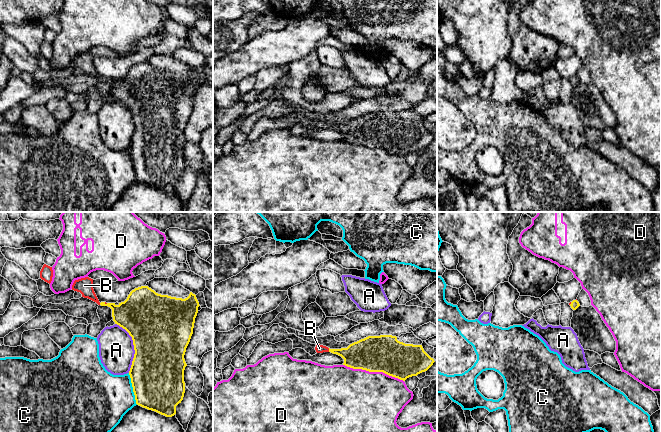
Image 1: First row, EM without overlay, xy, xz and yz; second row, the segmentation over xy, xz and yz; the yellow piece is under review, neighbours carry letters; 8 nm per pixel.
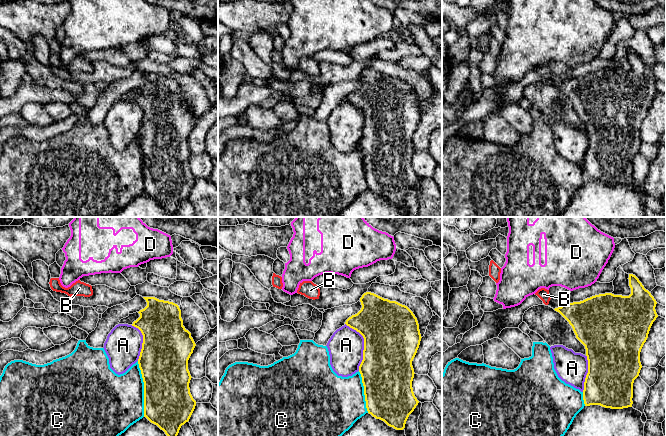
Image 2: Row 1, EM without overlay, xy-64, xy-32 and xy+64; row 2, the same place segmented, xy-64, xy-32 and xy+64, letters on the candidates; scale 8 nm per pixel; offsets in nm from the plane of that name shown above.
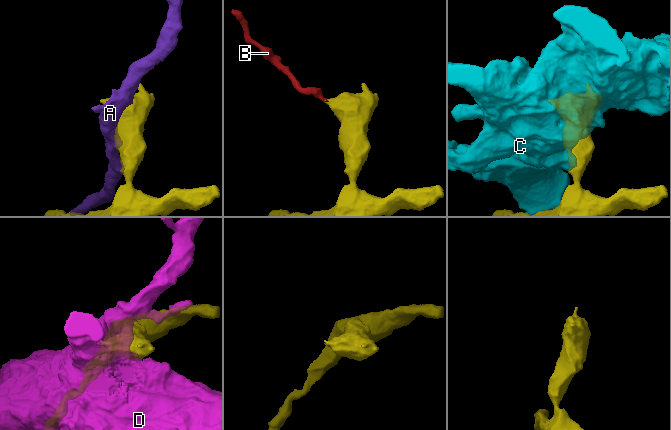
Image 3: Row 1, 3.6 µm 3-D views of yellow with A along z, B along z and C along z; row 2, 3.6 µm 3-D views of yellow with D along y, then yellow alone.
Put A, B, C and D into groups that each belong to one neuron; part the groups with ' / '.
A / B / C / D

